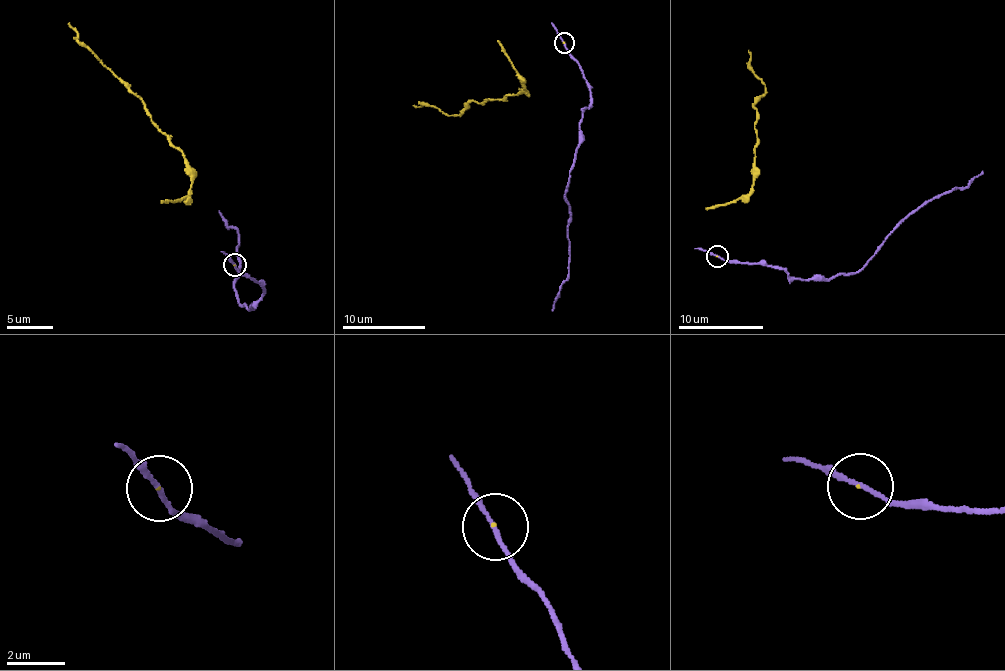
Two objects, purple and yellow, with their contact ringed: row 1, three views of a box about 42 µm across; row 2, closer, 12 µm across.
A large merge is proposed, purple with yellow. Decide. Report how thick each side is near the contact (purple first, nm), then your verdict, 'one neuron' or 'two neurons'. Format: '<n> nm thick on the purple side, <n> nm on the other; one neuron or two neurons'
130 nm thick on the purple side, 40 nm on the other; one neuron

